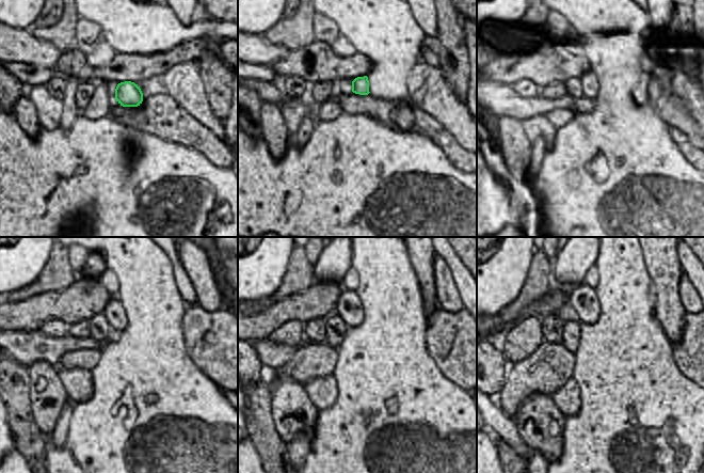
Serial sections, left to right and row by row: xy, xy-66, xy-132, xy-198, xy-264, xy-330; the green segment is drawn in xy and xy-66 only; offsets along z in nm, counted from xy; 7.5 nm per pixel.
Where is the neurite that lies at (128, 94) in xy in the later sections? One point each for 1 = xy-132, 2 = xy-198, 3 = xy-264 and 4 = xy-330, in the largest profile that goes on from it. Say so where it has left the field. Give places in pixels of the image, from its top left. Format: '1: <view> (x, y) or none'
1: xy-132 (591, 79)
2: xy-198 (114, 311)
3: xy-264 (349, 306)
4: xy-330 (582, 300)

